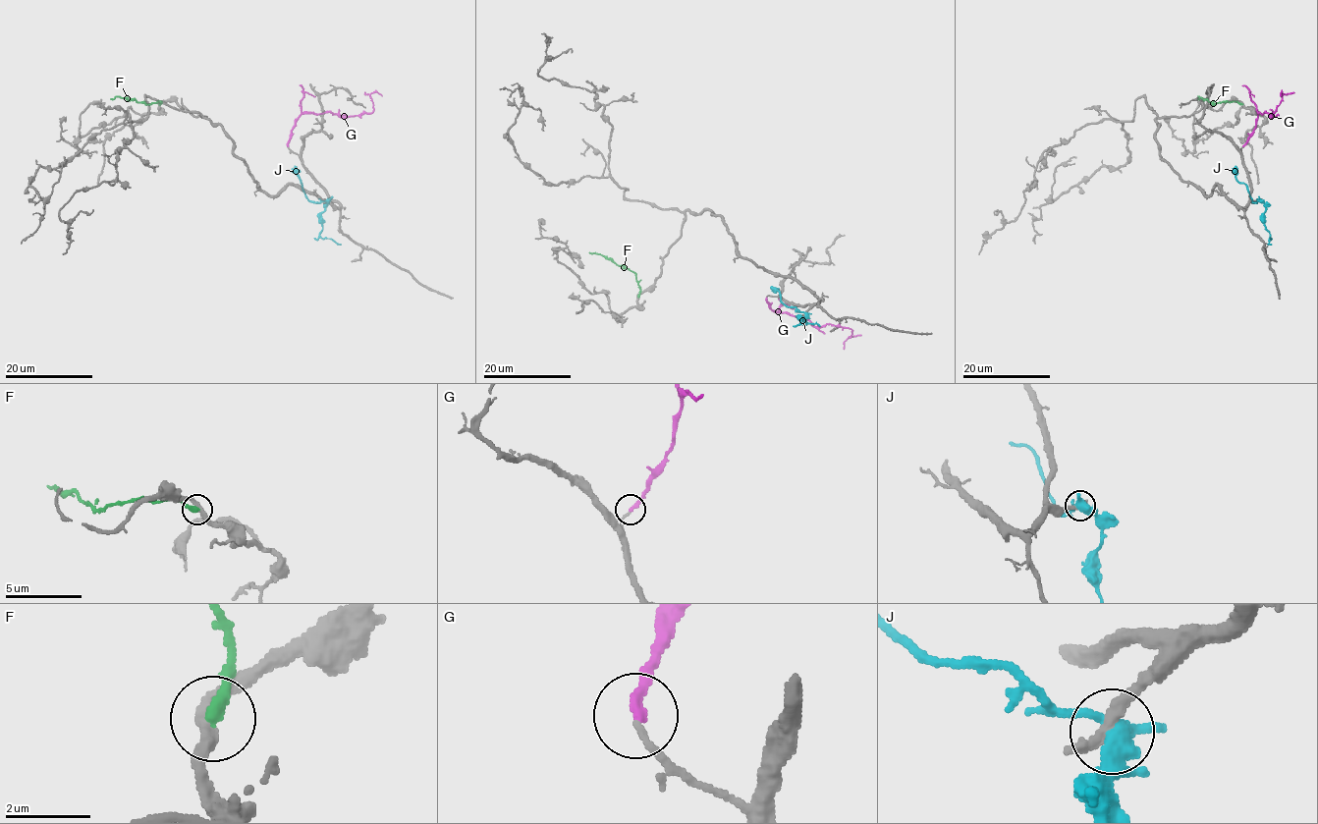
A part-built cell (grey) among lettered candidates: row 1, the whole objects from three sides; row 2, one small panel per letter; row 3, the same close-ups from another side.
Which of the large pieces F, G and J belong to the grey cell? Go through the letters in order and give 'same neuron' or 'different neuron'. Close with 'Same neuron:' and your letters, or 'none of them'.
F: different neuron
G: different neuron
J: different neuron
Same neuron: none of them

